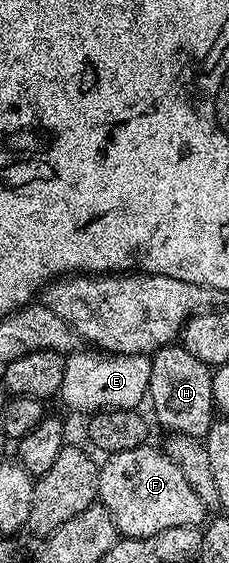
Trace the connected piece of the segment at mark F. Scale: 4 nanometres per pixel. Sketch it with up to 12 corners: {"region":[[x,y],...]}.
{"region":[[145,443],[99,466],[117,534],[203,526],[182,467]]}

